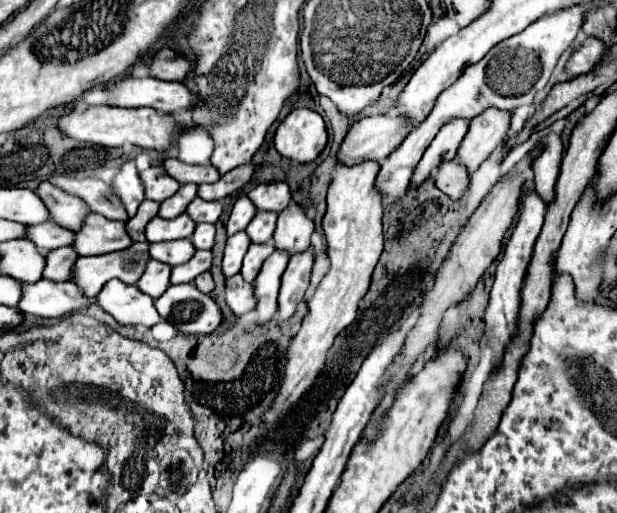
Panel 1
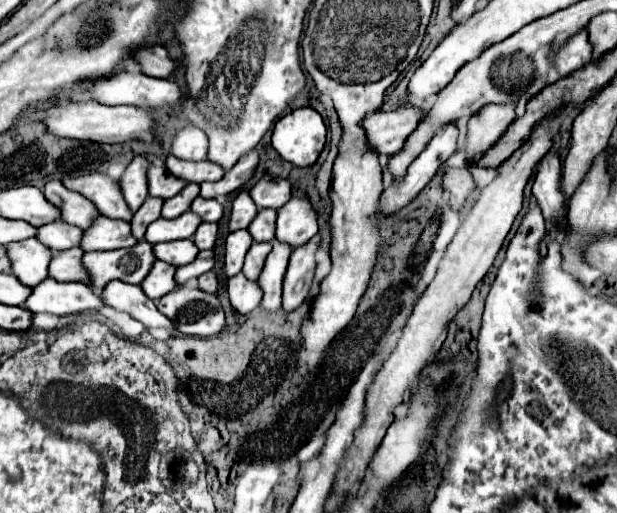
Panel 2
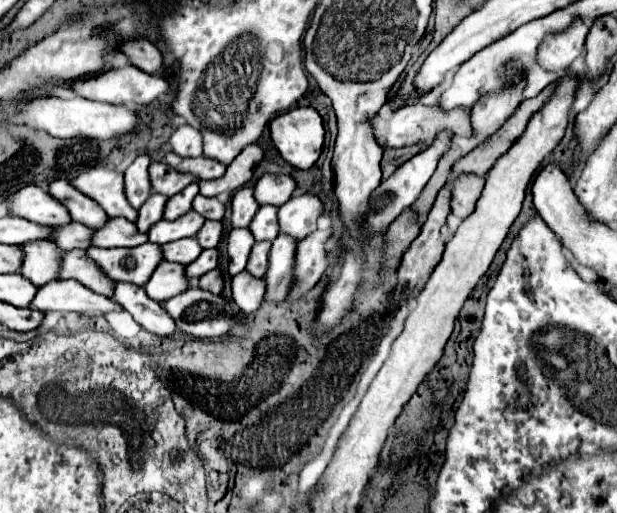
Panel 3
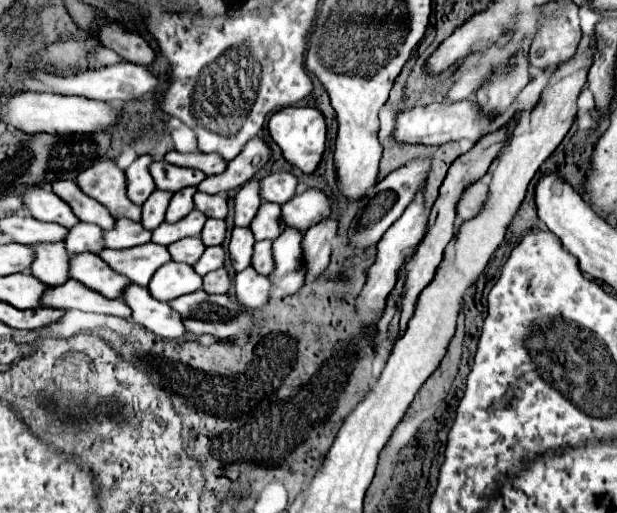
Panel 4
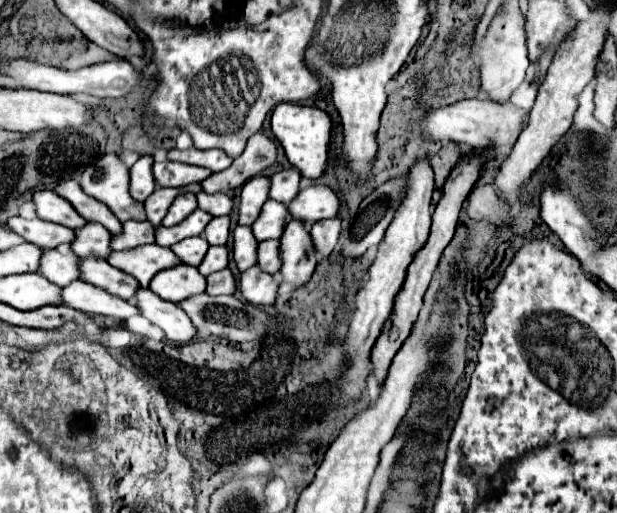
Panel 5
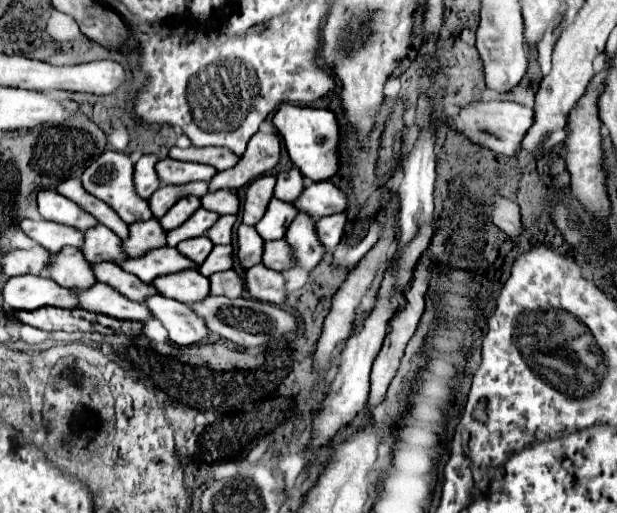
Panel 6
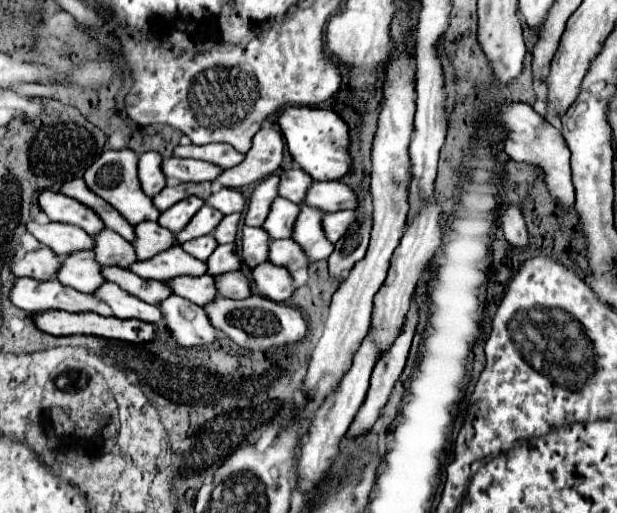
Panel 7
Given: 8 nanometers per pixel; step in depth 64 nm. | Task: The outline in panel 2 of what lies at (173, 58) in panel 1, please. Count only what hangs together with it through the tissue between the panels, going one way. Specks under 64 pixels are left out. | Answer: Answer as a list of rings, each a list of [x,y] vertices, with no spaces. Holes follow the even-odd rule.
[[[140,46],[134,50],[134,60],[140,64],[144,74],[154,78],[168,78],[176,68],[162,46]]]

